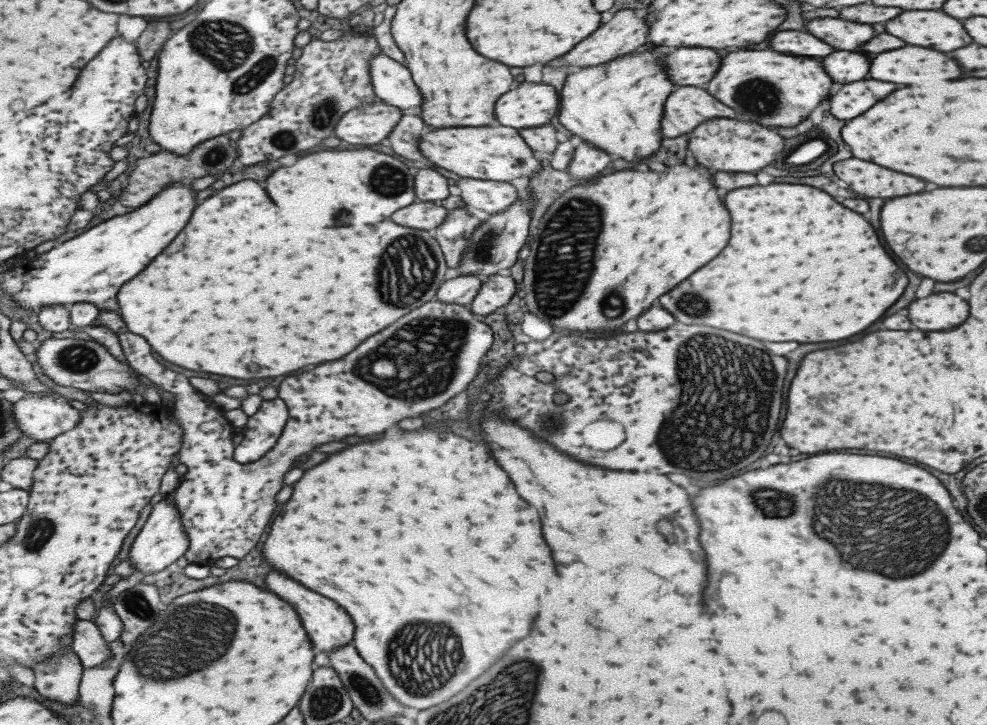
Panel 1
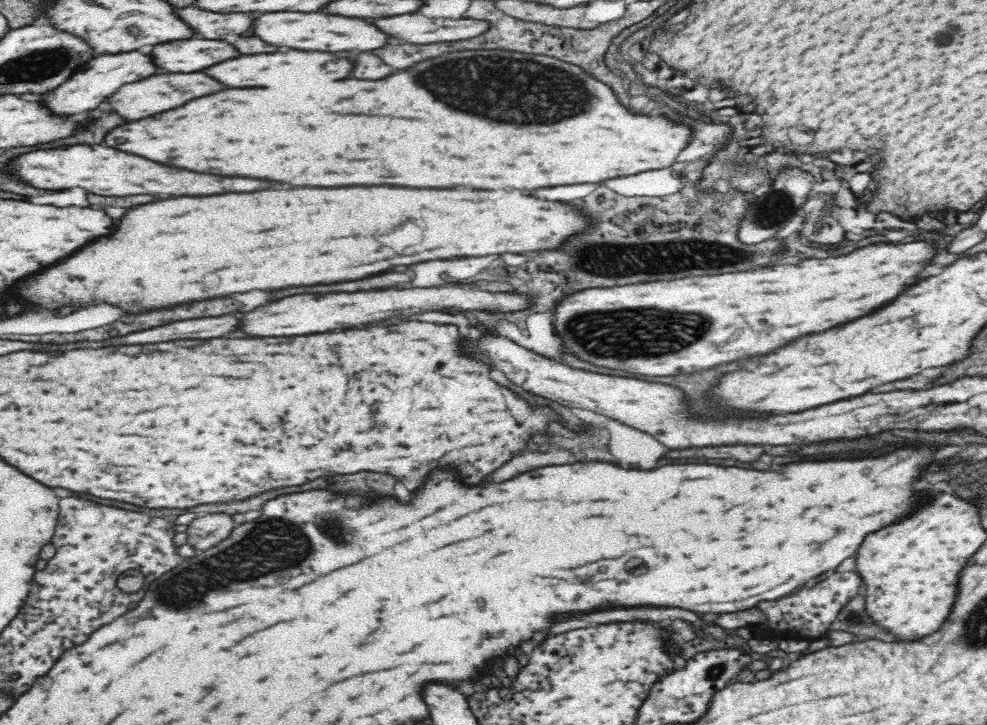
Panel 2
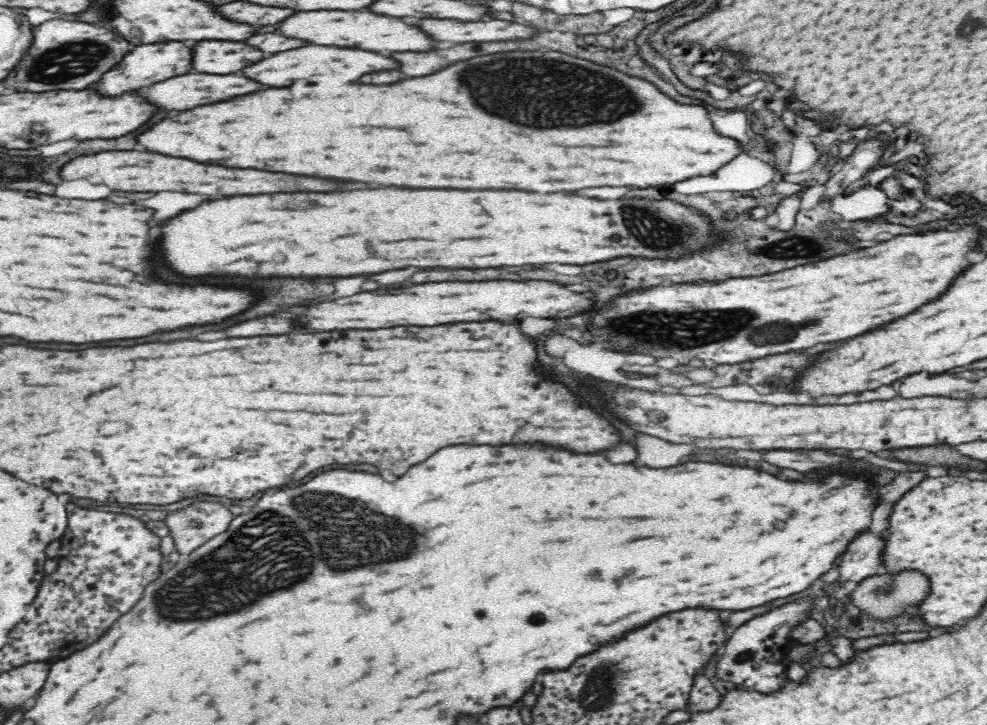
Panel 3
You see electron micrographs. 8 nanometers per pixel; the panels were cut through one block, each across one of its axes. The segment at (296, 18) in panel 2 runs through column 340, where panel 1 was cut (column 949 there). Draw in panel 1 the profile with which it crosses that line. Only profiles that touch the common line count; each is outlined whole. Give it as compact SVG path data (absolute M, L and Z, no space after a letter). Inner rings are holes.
M937 10L901 12L893 20L885 22L885 32L901 38L907 44L931 48L937 52L957 50L971 42L961 24Z

